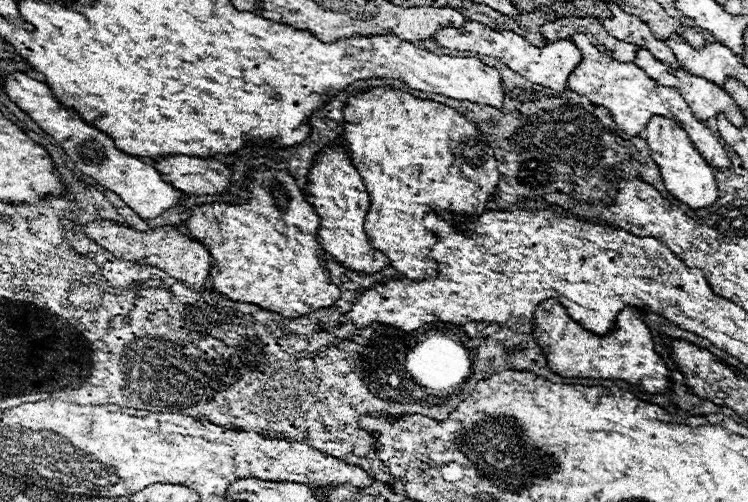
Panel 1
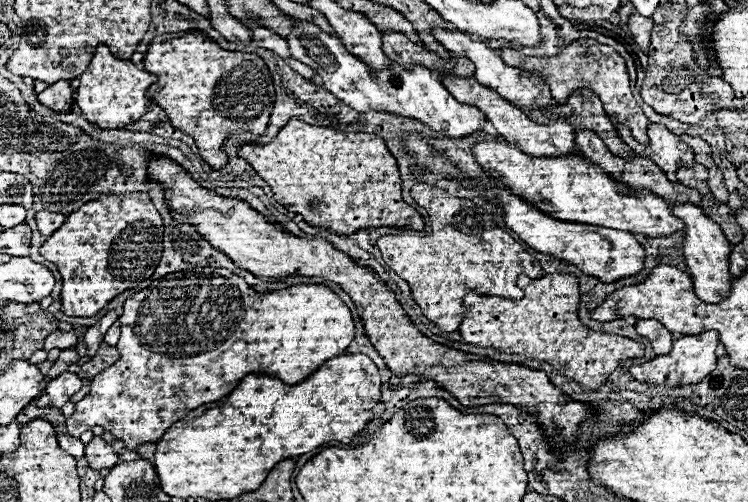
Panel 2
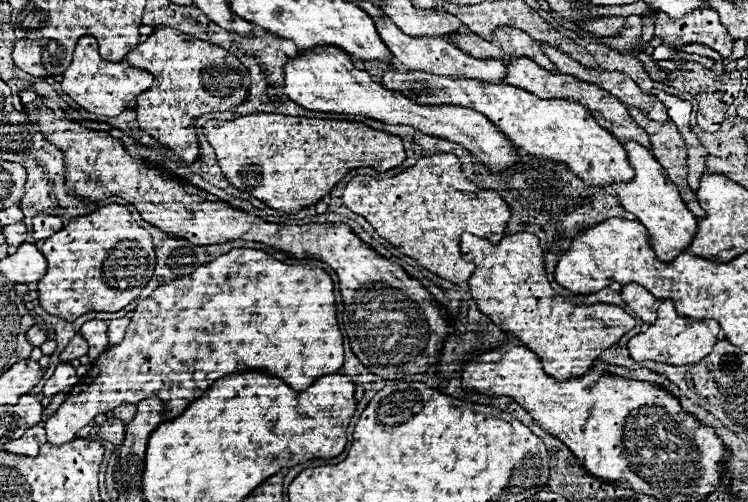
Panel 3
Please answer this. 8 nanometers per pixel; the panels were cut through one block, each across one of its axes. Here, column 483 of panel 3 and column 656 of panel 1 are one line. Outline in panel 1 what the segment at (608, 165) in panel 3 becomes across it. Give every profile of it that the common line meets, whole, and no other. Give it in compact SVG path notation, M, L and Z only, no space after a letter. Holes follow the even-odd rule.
M582 32L570 36L570 40L574 40L574 44L578 44L578 50L582 52L582 64L578 64L578 68L574 68L574 72L568 76L568 82L566 82L568 90L590 98L598 106L604 106L612 114L616 124L630 136L638 136L646 128L650 116L654 116L654 114L668 116L670 120L678 120L678 124L682 124L682 128L686 130L690 140L694 140L694 146L698 148L698 152L702 152L702 156L706 156L706 162L710 162L710 166L730 168L730 160L728 160L724 148L712 136L710 128L704 126L692 114L690 106L684 102L684 98L680 96L680 92L676 88L656 84L634 62L620 62L620 60L614 60L612 56L608 56L606 52L600 52L596 46L590 44L588 36Z

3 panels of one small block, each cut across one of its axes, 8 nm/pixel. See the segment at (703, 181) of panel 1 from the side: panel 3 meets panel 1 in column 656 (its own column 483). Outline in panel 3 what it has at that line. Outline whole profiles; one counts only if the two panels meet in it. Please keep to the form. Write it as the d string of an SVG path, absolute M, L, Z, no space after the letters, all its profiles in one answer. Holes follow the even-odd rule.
M314 48L304 50L300 58L288 60L286 68L286 94L298 106L314 112L330 114L354 114L372 118L384 124L410 124L426 132L426 136L442 136L444 140L454 140L462 144L478 162L484 162L490 172L510 172L520 162L516 146L482 114L460 108L460 106L420 106L406 100L400 92L388 90L382 84L376 84L368 72L356 70L350 62L350 56L338 48Z

